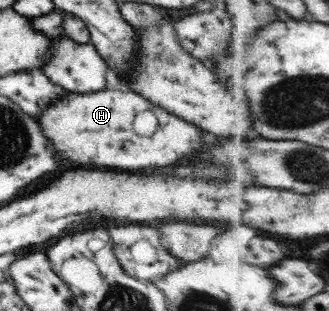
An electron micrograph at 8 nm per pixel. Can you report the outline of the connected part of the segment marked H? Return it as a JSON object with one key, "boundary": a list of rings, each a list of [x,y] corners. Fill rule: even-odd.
{"boundary":[[[102,90],[96,94],[68,94],[62,102],[50,104],[50,108],[36,120],[42,133],[50,139],[50,145],[60,152],[60,156],[76,164],[98,164],[116,168],[150,168],[168,166],[194,154],[202,148],[204,132],[182,118],[158,110],[158,134],[150,138],[138,136],[132,128],[134,116],[144,110],[152,110],[154,104],[136,92]]]}

